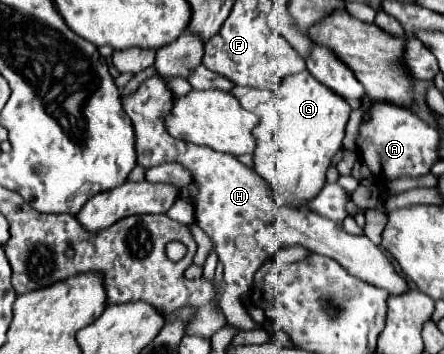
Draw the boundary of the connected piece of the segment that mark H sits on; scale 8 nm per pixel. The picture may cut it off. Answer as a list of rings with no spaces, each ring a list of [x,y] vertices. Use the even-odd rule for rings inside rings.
[[[152,76],[148,80],[144,80],[138,90],[122,100],[126,114],[130,116],[132,124],[134,124],[134,132],[136,132],[136,152],[138,152],[138,162],[146,168],[164,164],[164,162],[180,162],[182,166],[186,166],[188,170],[192,170],[194,182],[200,188],[198,194],[198,206],[196,206],[196,224],[200,224],[200,228],[204,228],[204,232],[214,240],[216,246],[216,254],[218,260],[224,264],[224,280],[226,280],[226,288],[224,294],[220,298],[220,308],[228,320],[230,326],[238,328],[238,330],[254,330],[254,328],[262,328],[258,326],[248,312],[244,310],[244,306],[240,304],[240,296],[252,286],[252,278],[256,274],[256,270],[270,260],[280,248],[284,246],[292,246],[292,244],[302,244],[308,250],[316,252],[316,254],[324,254],[328,258],[334,258],[338,264],[342,264],[350,274],[366,280],[368,284],[376,284],[386,288],[390,294],[400,294],[406,292],[406,280],[396,274],[396,270],[392,268],[390,260],[382,254],[382,250],[366,236],[350,236],[344,232],[342,228],[342,218],[346,218],[346,202],[348,196],[344,192],[344,188],[340,188],[338,184],[326,184],[320,192],[320,196],[316,196],[312,202],[308,202],[308,208],[300,208],[300,210],[280,210],[276,208],[276,204],[272,204],[272,196],[268,192],[268,188],[264,188],[264,182],[260,180],[260,176],[256,176],[256,172],[252,172],[252,168],[240,164],[234,156],[230,154],[222,154],[216,152],[212,148],[204,148],[204,146],[196,146],[196,144],[188,144],[184,140],[176,140],[172,136],[168,136],[166,128],[164,128],[164,116],[166,112],[170,112],[172,108],[172,92],[168,92],[166,84],[162,82],[160,76]]]

